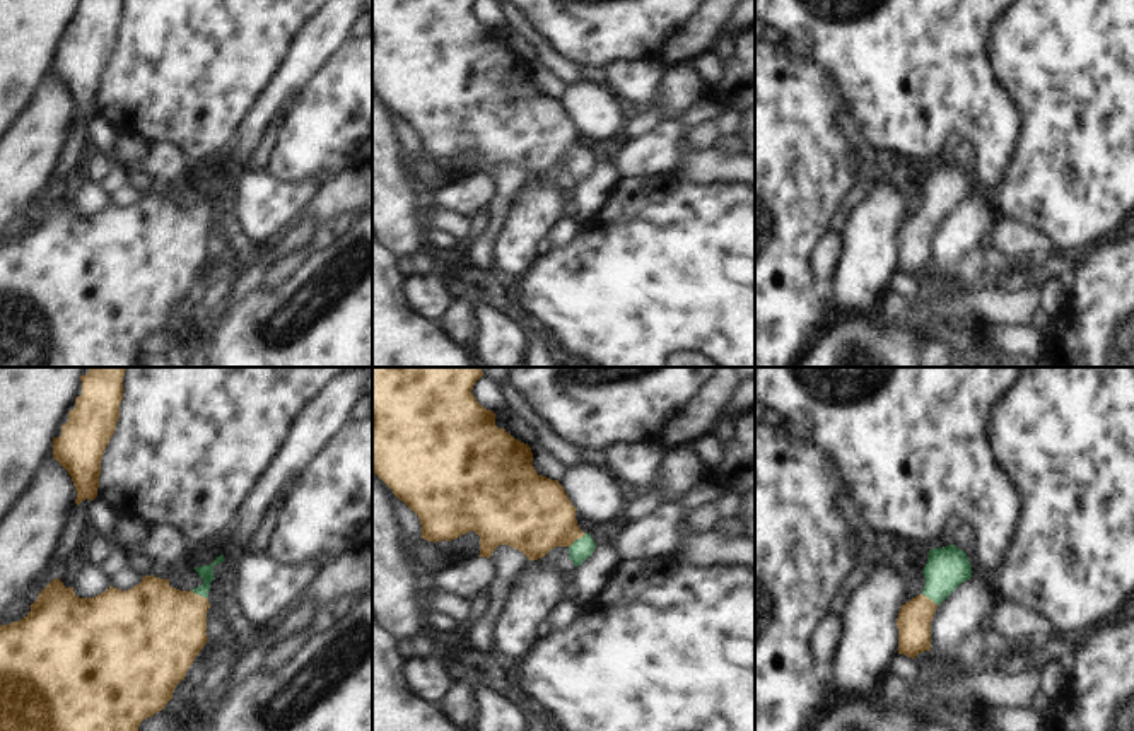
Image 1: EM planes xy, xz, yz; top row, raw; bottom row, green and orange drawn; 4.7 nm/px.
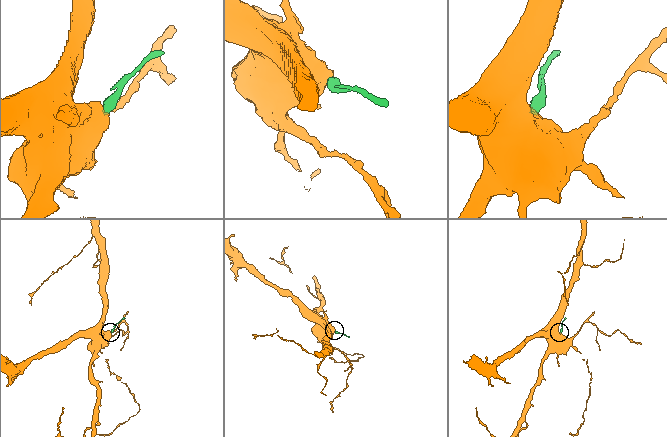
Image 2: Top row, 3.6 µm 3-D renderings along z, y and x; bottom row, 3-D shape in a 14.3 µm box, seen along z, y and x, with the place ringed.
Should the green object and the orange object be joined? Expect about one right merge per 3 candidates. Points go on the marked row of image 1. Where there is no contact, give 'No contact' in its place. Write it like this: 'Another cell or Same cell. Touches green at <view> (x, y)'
Same cell. Touches green at xz (579, 538)

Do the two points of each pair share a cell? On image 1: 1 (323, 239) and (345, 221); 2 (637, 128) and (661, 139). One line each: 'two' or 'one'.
1: one
2: two

